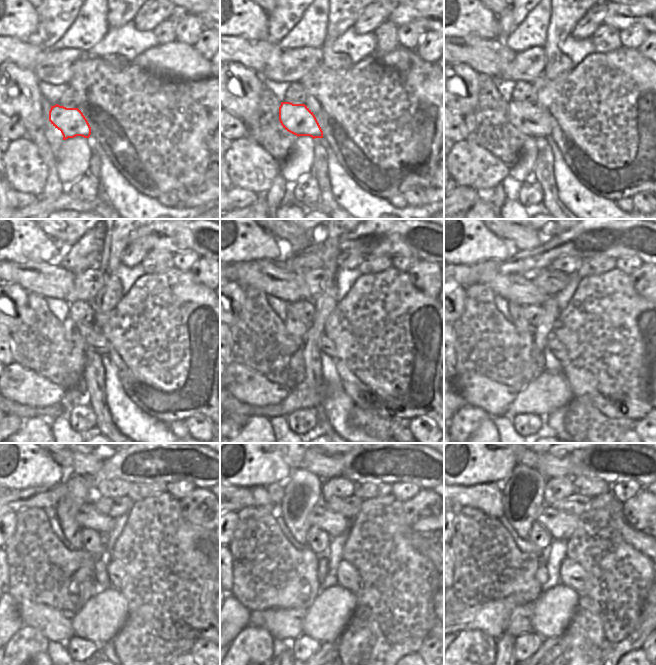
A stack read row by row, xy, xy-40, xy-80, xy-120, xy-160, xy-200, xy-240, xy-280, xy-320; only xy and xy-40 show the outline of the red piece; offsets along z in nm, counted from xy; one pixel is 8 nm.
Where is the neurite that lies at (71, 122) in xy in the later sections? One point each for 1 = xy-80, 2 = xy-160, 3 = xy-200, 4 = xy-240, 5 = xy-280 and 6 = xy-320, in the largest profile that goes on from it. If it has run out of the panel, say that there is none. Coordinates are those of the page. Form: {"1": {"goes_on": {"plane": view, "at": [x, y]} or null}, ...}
{"1": {"goes_on": {"plane": "xy-80", "at": [533, 121]}}, "2": {"goes_on": {"plane": "xy-160", "at": [326, 345]}}, "3": {"goes_on": {"plane": "xy-200", "at": [559, 351]}}, "4": {"goes_on": {"plane": "xy-240", "at": [115, 572]}}, "5": {"goes_on": {"plane": "xy-280", "at": [348, 576]}}, "6": {"goes_on": {"plane": "xy-320", "at": [572, 575]}}}

